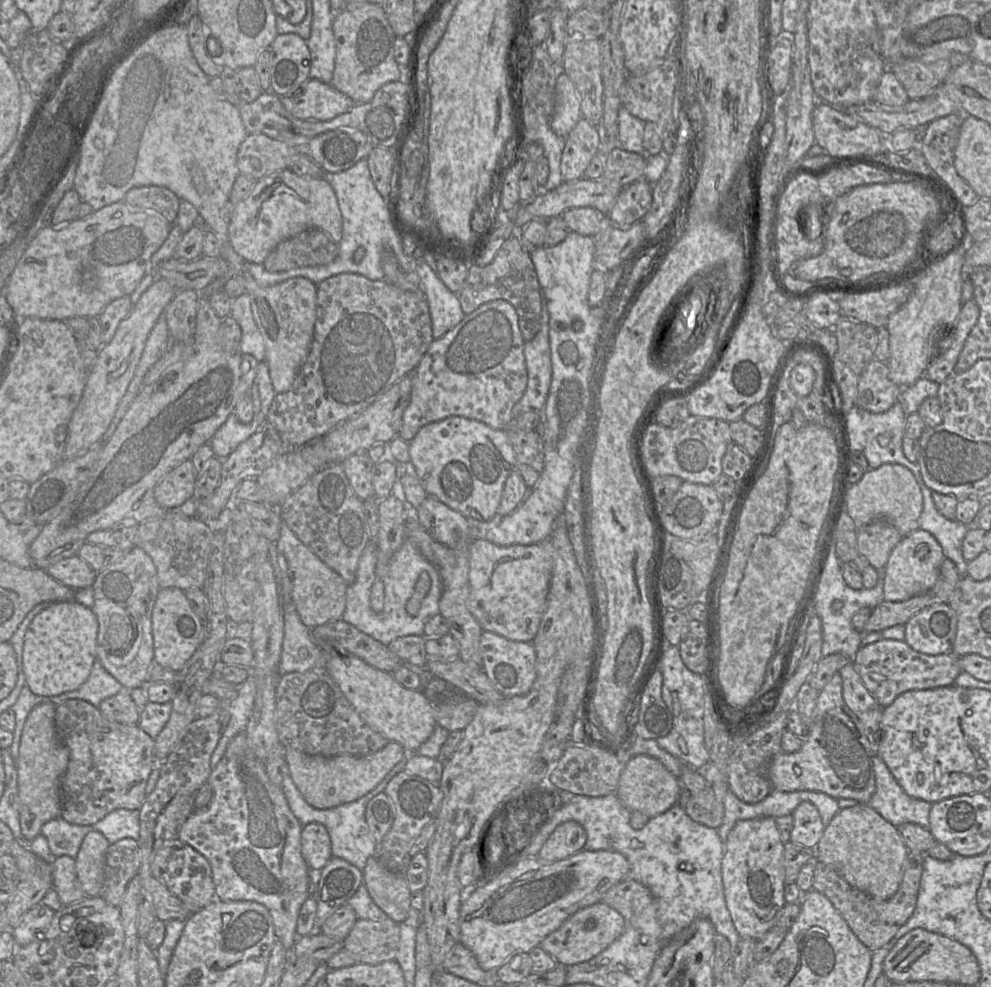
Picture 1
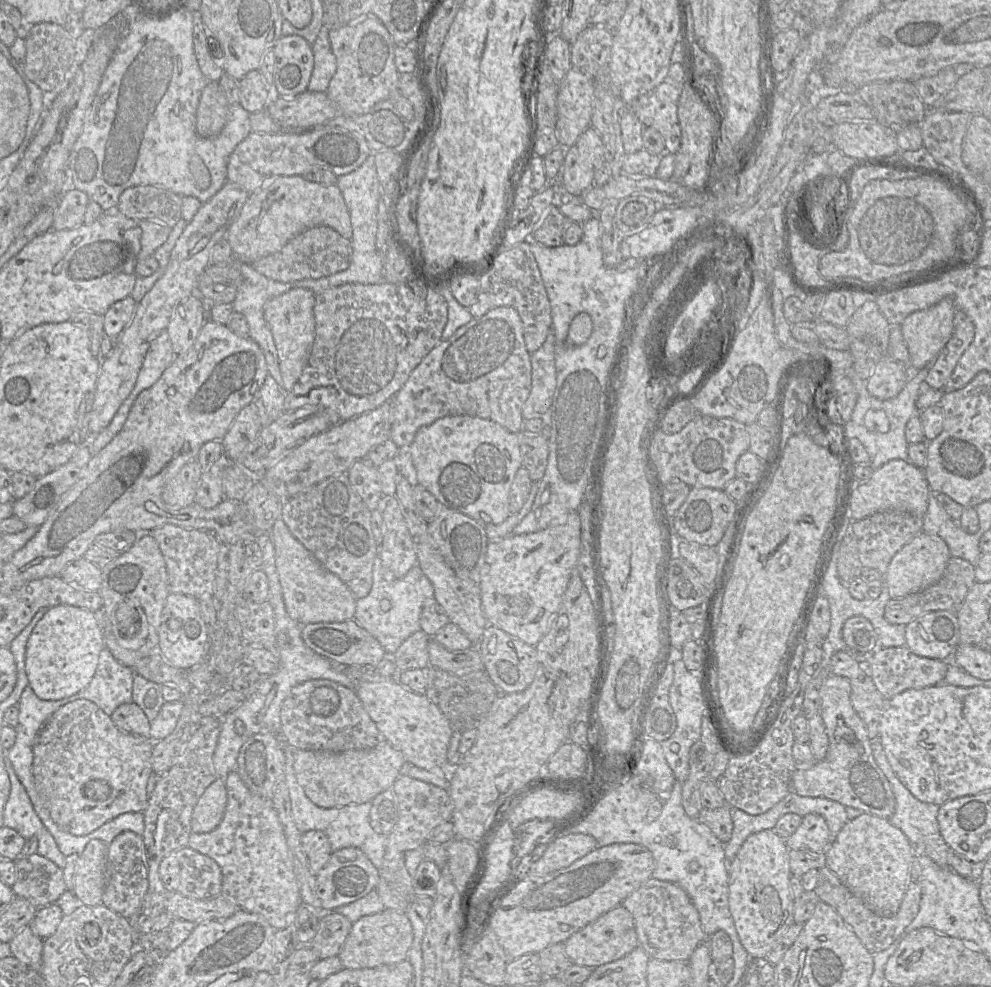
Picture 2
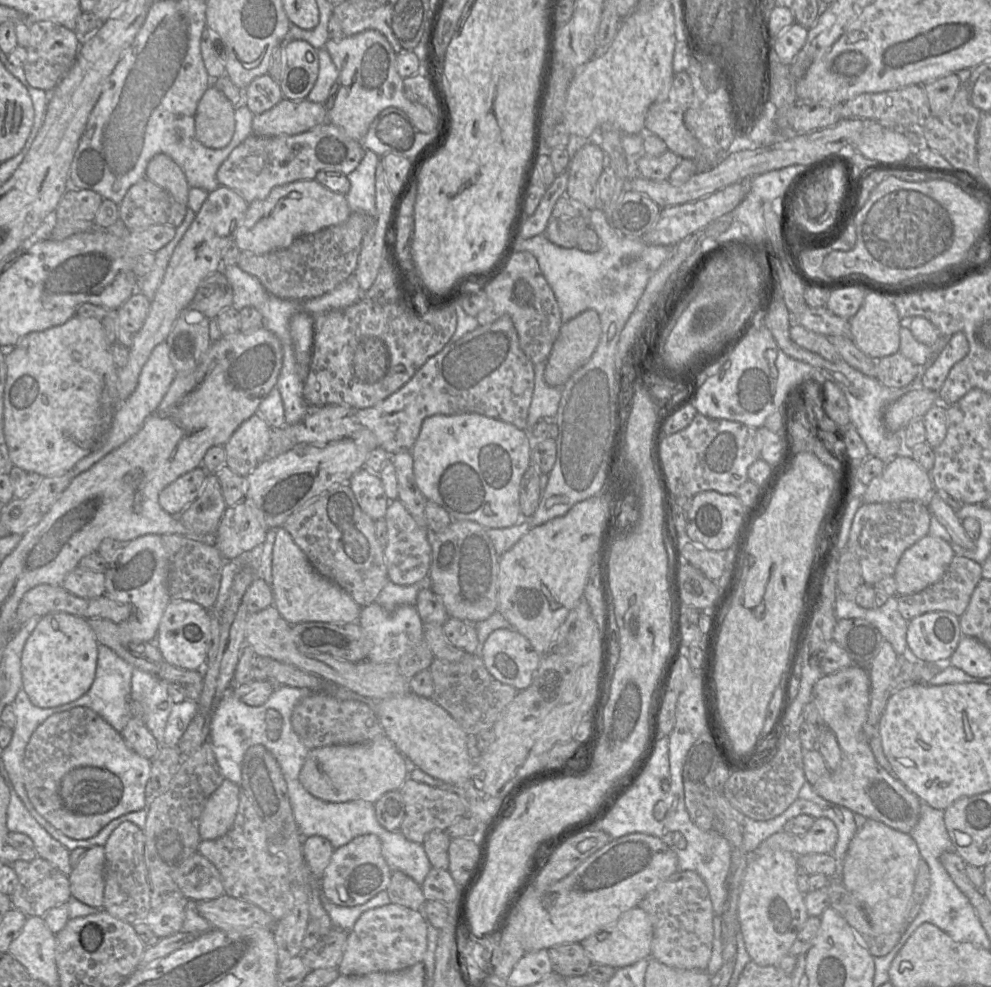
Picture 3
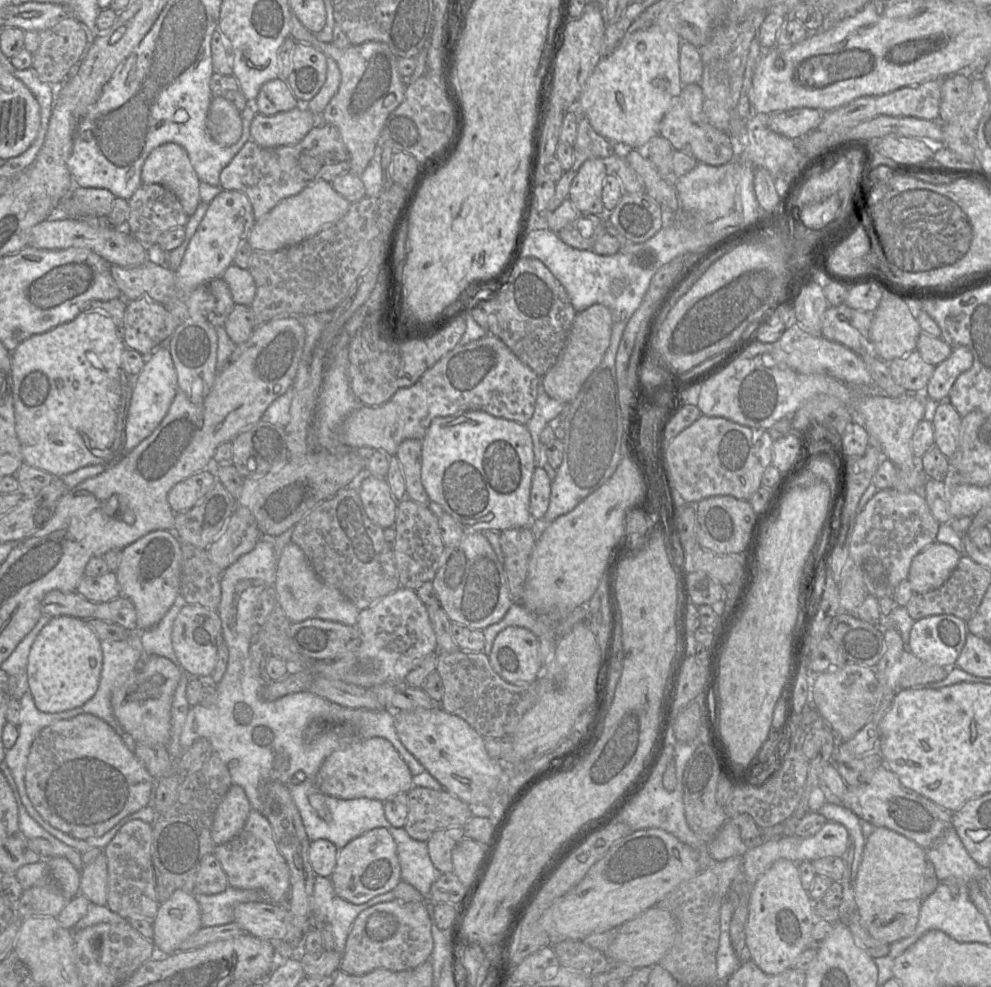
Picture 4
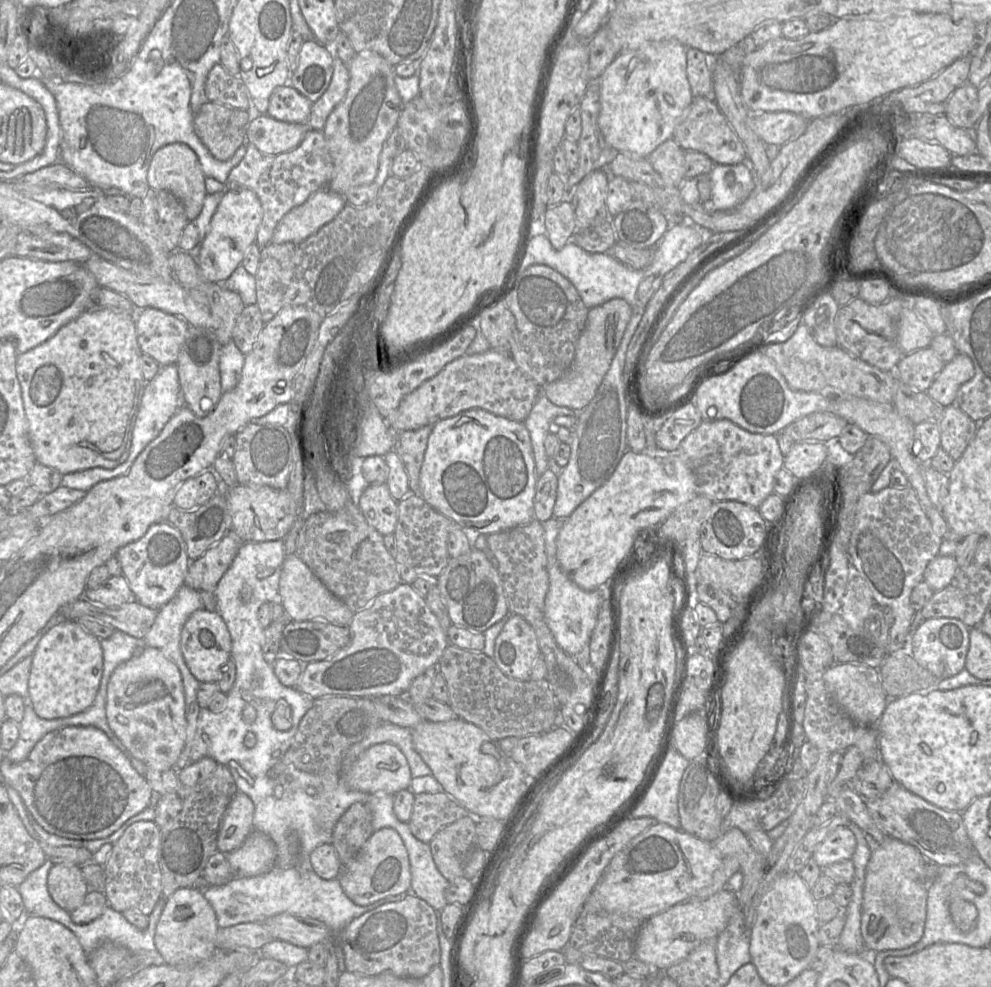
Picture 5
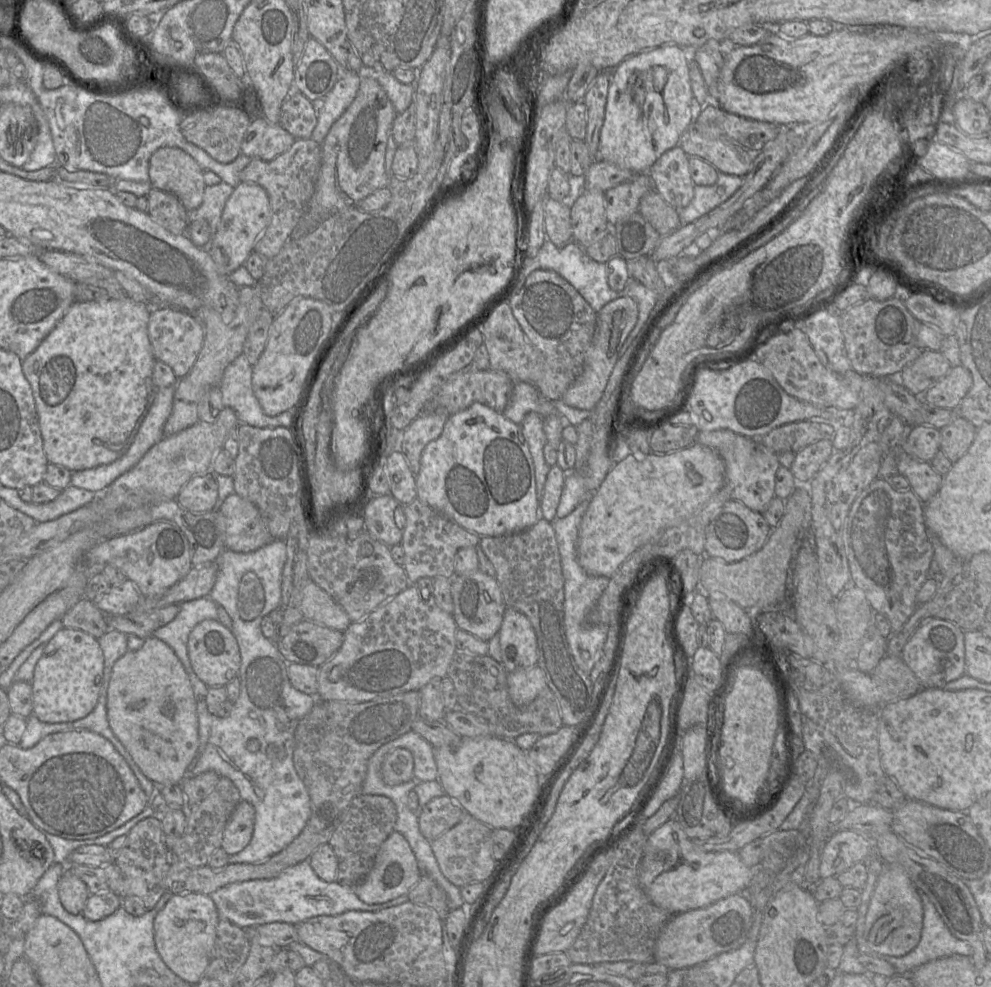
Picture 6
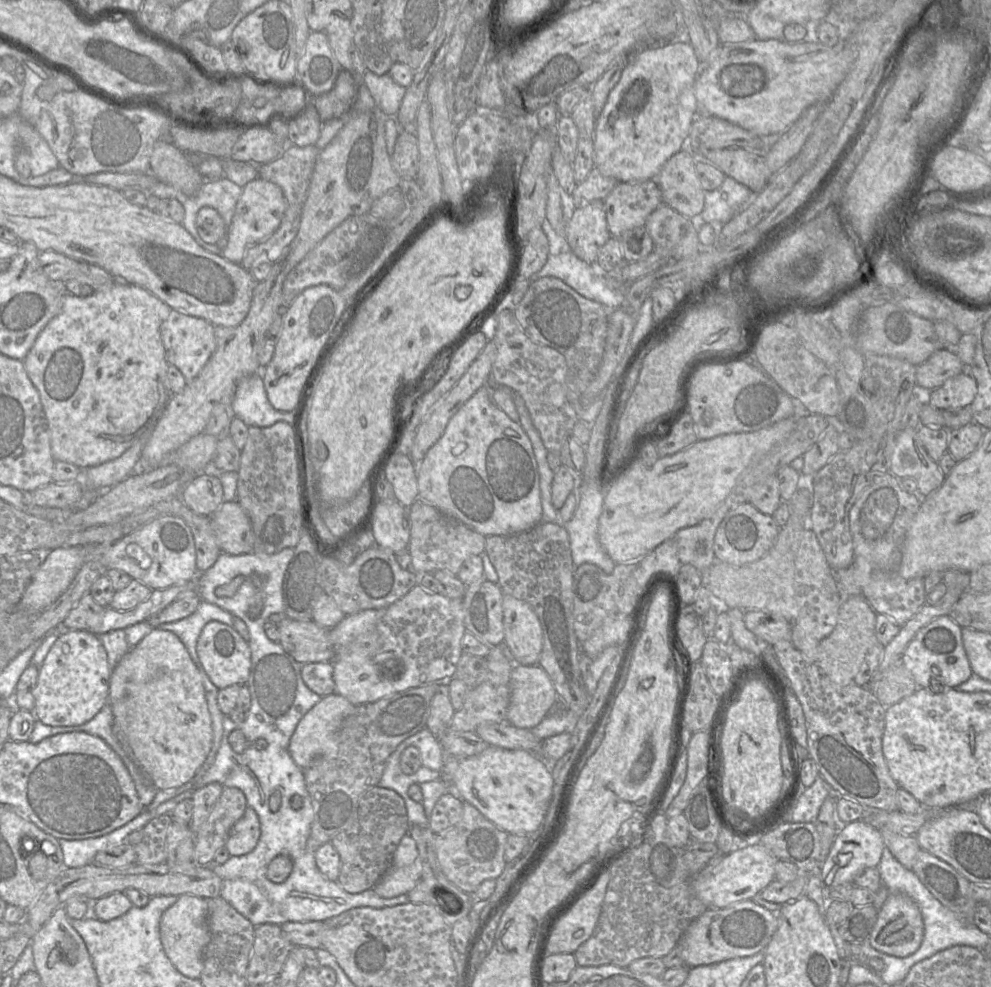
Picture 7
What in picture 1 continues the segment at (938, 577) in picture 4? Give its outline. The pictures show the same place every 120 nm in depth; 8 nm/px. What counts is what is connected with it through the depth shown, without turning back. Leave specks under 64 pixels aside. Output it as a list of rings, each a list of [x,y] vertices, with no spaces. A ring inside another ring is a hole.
[[[916,529],[894,547],[885,566],[884,599],[901,602],[930,590],[936,583],[944,560],[942,548],[929,532]]]

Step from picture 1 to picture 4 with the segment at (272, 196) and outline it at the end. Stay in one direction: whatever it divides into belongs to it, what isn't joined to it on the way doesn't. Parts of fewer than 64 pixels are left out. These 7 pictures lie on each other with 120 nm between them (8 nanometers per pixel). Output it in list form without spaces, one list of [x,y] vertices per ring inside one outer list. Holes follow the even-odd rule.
[[[319,180],[297,195],[281,200],[271,211],[256,219],[246,241],[254,252],[272,252],[309,239],[337,223],[349,210],[350,202],[330,182]]]

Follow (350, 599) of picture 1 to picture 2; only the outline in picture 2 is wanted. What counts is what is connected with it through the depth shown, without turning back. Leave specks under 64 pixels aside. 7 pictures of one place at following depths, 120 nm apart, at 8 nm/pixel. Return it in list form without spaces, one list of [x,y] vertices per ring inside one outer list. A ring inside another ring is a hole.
[[[377,555],[373,566],[372,588],[366,597],[356,600],[354,620],[380,643],[387,656],[393,656],[409,636],[421,630],[422,609],[426,600],[433,598],[435,599],[434,588],[419,564],[412,567],[401,579],[387,582],[383,575],[381,558]],[[383,599],[391,603],[391,608],[387,612],[382,611],[380,607]]]

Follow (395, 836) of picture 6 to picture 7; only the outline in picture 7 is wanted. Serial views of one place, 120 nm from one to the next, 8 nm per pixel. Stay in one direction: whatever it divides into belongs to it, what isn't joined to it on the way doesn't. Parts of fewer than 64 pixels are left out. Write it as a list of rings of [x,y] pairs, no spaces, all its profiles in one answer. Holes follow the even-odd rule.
[[[407,833],[394,853],[391,867],[373,890],[382,898],[408,894],[418,883],[421,873],[422,865],[416,843]]]

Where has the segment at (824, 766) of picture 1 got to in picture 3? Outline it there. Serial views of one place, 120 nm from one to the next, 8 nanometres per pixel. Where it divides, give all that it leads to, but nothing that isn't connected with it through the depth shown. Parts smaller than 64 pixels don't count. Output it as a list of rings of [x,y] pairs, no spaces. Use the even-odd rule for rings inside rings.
[[[853,664],[823,675],[814,686],[814,700],[841,749],[841,761],[834,771],[813,784],[813,790],[825,800],[842,805],[854,814],[880,821],[898,831],[910,833],[918,822],[921,801],[876,761],[864,734],[870,704],[871,683],[865,666]]]

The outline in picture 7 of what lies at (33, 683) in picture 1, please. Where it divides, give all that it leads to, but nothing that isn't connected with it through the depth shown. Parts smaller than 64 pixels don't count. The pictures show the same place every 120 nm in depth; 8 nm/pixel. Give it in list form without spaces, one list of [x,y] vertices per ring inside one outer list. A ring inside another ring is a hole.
[[[63,630],[39,667],[34,714],[48,726],[77,726],[90,721],[108,702],[110,668],[99,637],[84,630]]]

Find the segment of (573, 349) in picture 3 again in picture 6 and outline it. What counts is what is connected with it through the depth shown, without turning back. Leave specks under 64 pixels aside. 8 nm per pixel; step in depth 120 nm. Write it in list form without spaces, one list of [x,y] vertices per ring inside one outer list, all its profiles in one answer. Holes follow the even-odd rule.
[[[630,296],[619,297],[597,312],[596,327],[586,351],[581,374],[566,390],[561,400],[567,405],[592,411],[602,398],[612,370],[620,357],[620,349],[638,320],[637,302]]]

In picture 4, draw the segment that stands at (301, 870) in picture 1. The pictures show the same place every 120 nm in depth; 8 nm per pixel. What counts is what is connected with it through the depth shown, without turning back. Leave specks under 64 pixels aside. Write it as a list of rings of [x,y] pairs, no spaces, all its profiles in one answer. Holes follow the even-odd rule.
[[[251,809],[241,832],[232,840],[216,845],[213,854],[220,861],[230,887],[256,890],[271,903],[287,902],[290,893],[290,871],[276,847],[269,821],[259,811]]]

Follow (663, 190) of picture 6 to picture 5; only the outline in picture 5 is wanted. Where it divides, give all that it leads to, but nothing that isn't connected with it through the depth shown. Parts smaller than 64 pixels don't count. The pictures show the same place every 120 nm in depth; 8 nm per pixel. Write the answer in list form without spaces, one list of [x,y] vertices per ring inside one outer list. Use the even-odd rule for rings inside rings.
[[[671,138],[659,145],[648,156],[648,160],[666,184],[680,187],[686,179],[684,154],[685,151]]]

